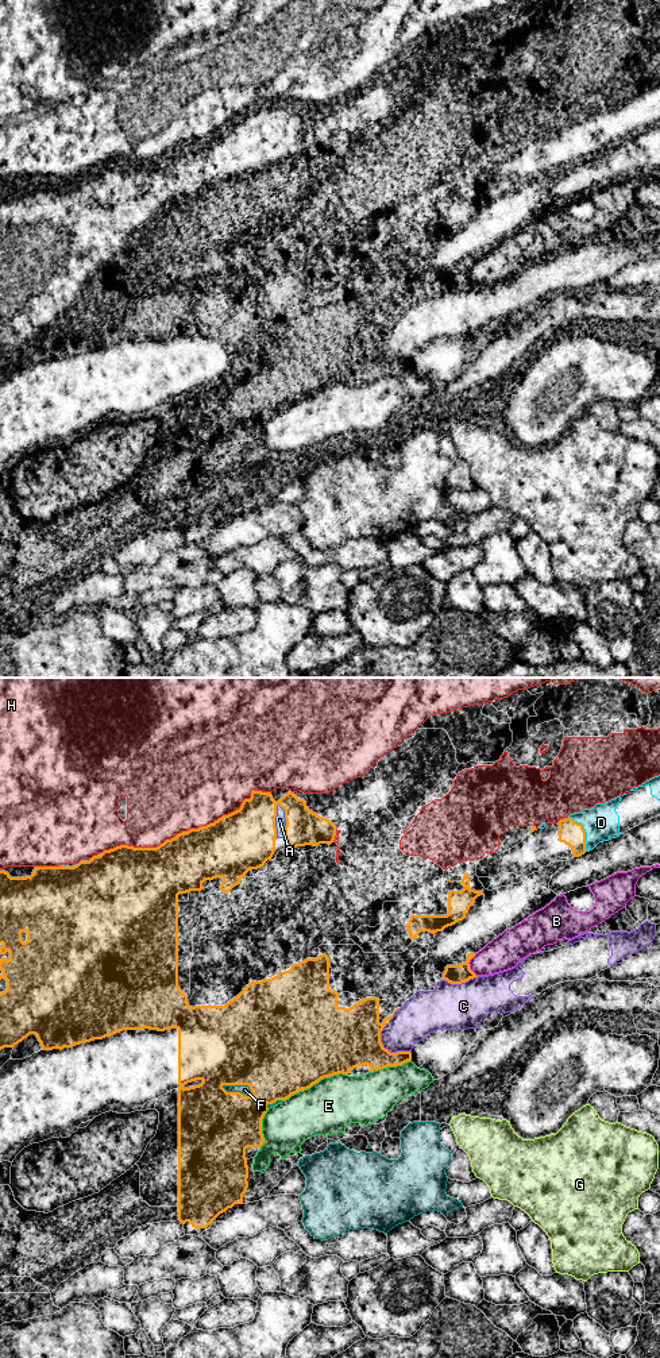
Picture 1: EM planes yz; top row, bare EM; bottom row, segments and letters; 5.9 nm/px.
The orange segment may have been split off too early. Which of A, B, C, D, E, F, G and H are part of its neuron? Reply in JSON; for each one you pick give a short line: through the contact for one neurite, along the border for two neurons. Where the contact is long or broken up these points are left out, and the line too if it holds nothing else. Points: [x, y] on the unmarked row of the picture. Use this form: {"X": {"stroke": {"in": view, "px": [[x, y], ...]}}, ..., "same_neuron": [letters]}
{"same_neuron": []}

